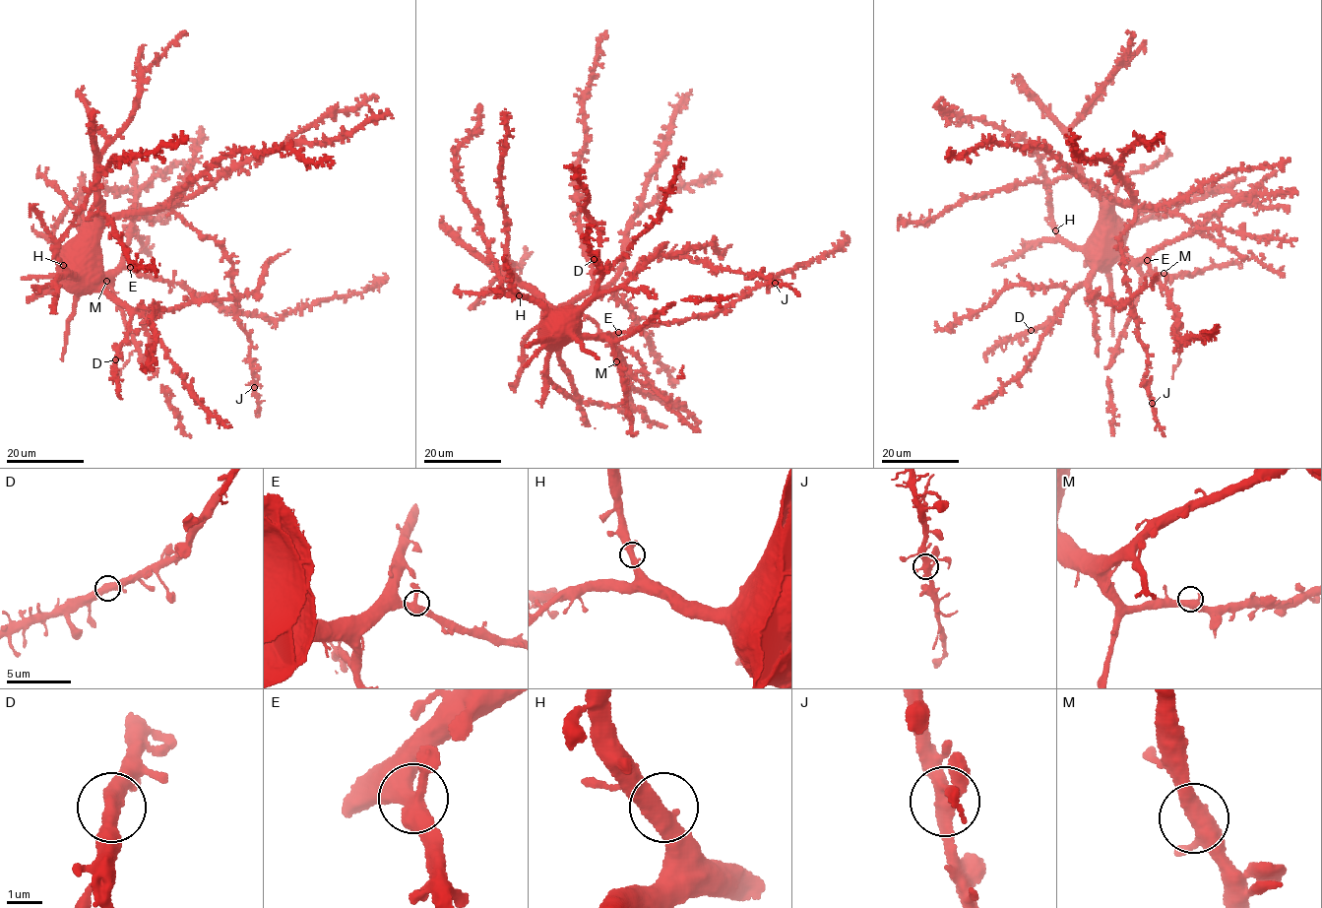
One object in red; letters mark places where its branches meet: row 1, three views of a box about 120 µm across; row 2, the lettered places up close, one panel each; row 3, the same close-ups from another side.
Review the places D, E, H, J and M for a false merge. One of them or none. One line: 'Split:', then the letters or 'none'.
Split: none

